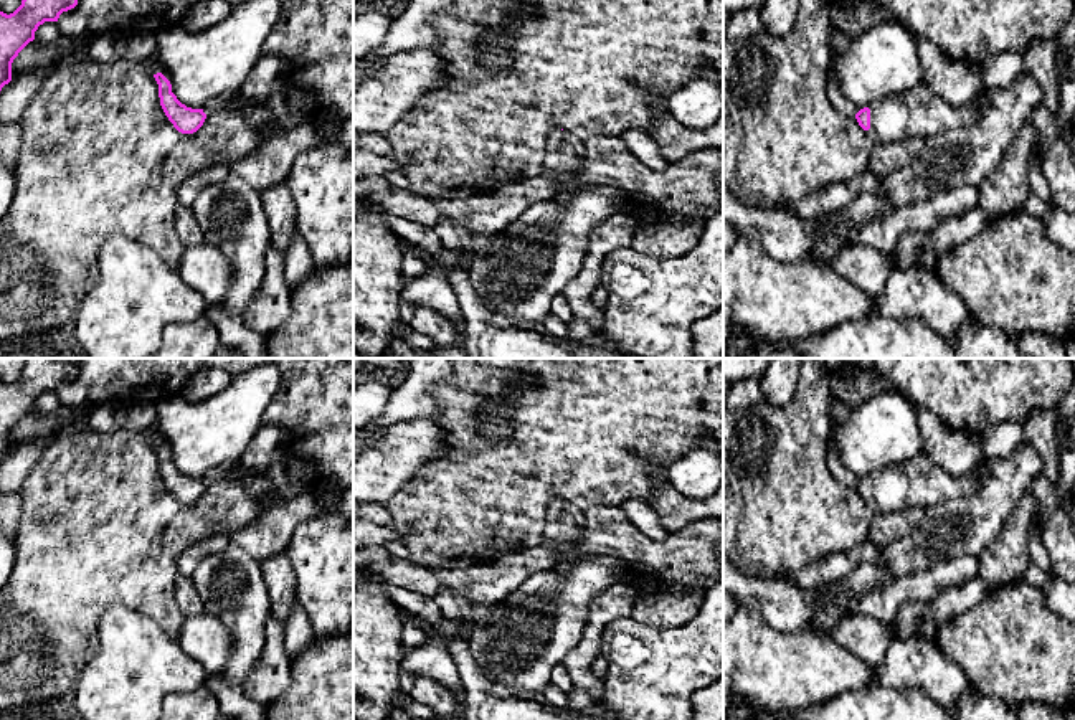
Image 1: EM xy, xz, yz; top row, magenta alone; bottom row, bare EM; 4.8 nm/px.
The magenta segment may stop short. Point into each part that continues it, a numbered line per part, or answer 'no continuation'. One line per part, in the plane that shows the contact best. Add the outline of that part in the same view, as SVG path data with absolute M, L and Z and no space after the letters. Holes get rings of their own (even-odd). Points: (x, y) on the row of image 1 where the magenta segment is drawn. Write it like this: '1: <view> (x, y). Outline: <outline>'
1: yz (920, 111). Outline: M926 83L875 101L870 109L870 129L865 130L874 144L892 144L907 137L931 137L943 130L971 126L983 107L983 92L966 106L946 104Z

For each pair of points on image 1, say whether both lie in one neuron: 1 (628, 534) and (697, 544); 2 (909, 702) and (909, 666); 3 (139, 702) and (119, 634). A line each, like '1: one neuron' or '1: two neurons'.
1: one neuron
2: two neurons
3: one neuron

